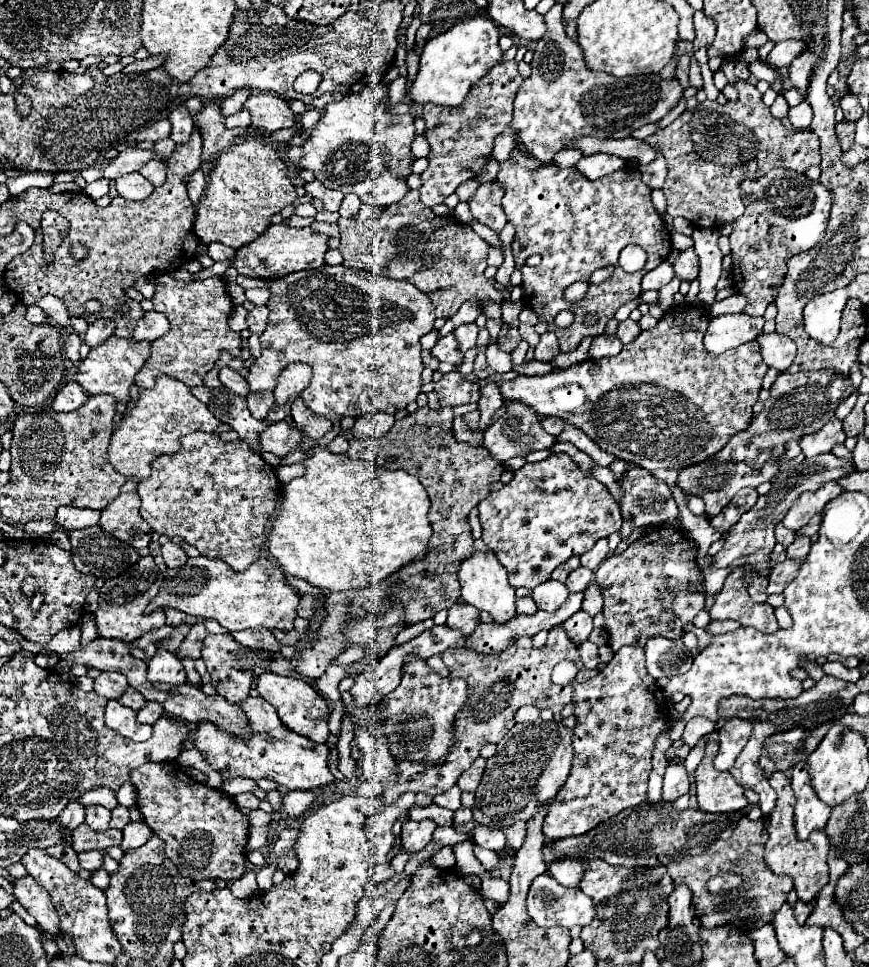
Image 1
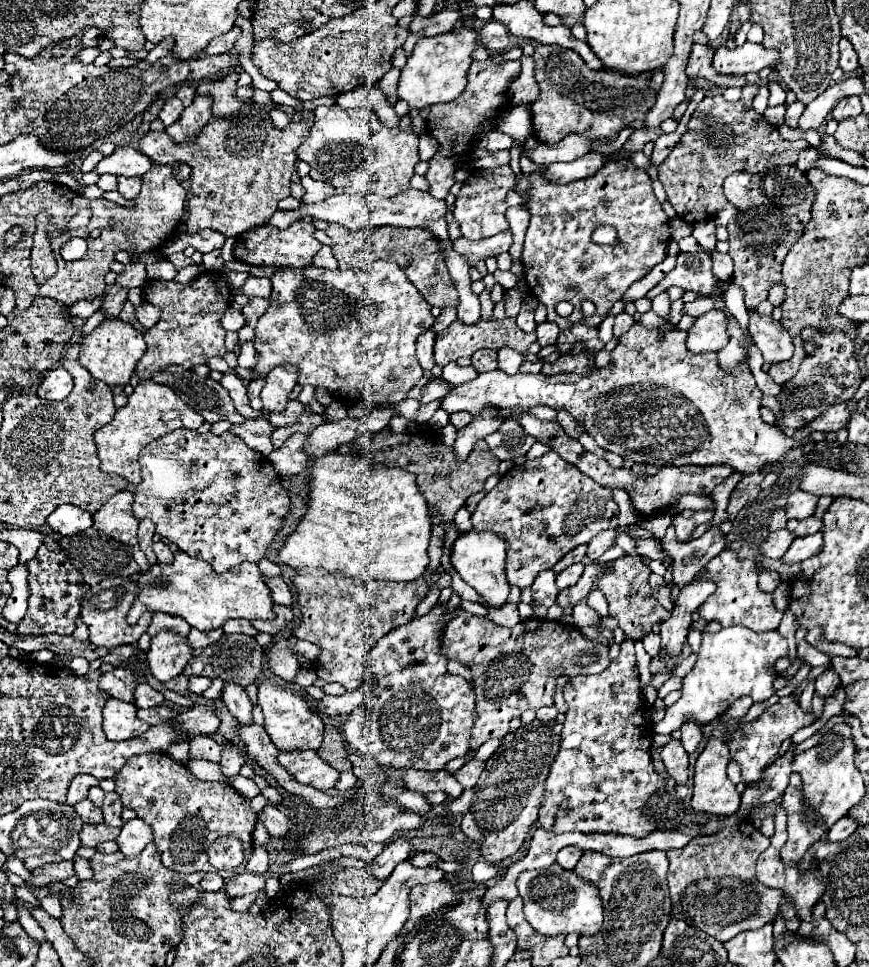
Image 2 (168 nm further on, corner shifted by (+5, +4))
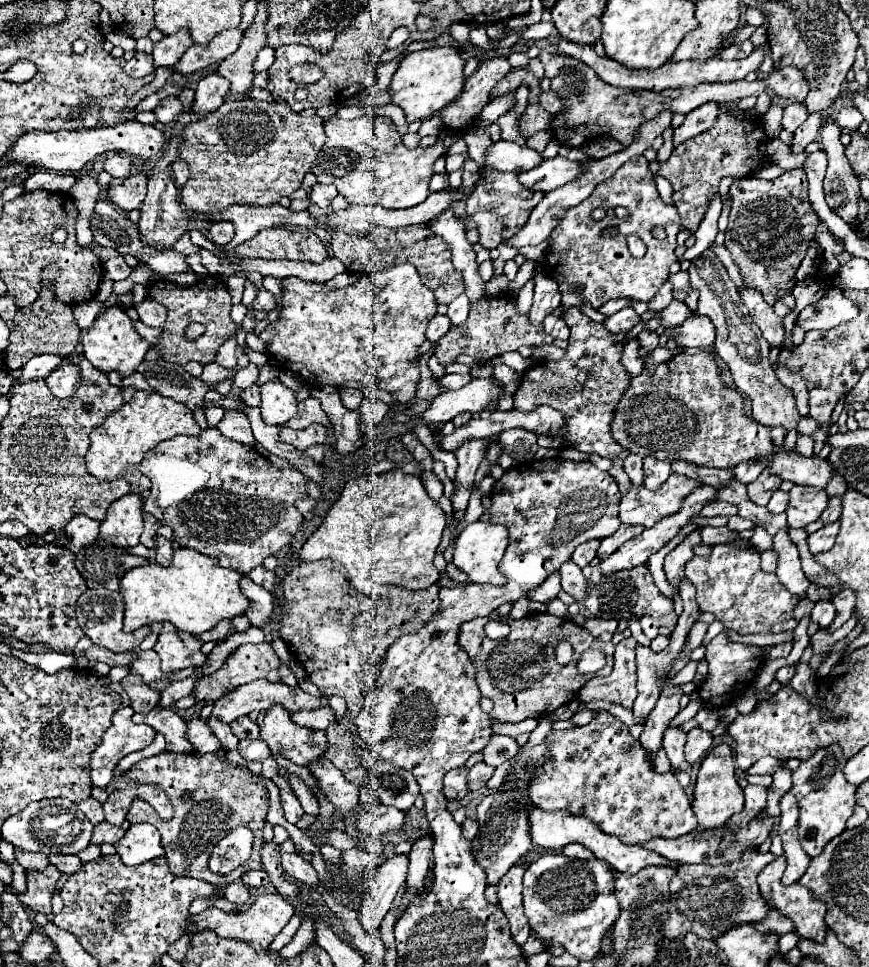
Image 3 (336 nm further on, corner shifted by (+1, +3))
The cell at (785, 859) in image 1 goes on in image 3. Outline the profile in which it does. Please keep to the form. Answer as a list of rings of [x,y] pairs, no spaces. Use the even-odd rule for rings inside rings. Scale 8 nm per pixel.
[[[785,856],[773,860],[757,878],[759,882],[759,890],[761,890],[761,896],[765,898],[765,902],[779,910],[783,916],[787,916],[793,926],[795,926],[795,932],[801,936],[801,938],[809,938],[813,942],[825,942],[825,932],[827,932],[827,924],[825,924],[825,912],[827,912],[827,906],[823,902],[817,902],[809,890],[805,890],[801,884],[793,884],[793,886],[783,886],[781,884],[781,876],[785,872]]]

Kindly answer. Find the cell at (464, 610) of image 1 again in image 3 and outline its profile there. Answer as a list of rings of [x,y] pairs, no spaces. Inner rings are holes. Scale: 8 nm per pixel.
[[[527,614],[521,620],[511,618],[511,632],[503,640],[491,640],[483,632],[487,618],[473,618],[461,626],[459,644],[471,656],[477,668],[477,684],[485,698],[493,700],[491,722],[521,722],[525,718],[543,718],[553,714],[563,704],[577,698],[577,692],[587,680],[595,674],[581,674],[577,670],[579,656],[587,648],[597,648],[605,654],[607,664],[597,672],[607,676],[613,670],[613,652],[611,642],[599,642],[583,627],[577,628],[573,622],[551,616],[551,614]],[[561,640],[567,640],[575,648],[575,660],[569,666],[559,666],[555,660],[555,648]]]

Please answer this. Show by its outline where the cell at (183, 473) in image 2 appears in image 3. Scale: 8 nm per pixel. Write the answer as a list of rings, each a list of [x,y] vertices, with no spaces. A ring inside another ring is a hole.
[[[207,428],[197,438],[177,436],[161,442],[145,454],[139,470],[151,480],[151,490],[143,508],[159,522],[171,526],[175,540],[181,546],[219,558],[221,566],[241,574],[249,574],[253,566],[259,566],[267,556],[281,550],[303,522],[295,502],[307,498],[309,480],[295,468],[273,466],[253,446],[225,438],[217,428]]]

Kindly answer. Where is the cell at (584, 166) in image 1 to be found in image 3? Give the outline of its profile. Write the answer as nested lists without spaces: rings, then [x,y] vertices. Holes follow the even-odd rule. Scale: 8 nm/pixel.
[[[557,156],[553,160],[543,160],[533,170],[519,172],[519,182],[529,190],[539,190],[547,194],[549,190],[571,182],[573,178],[577,178],[577,174],[581,174],[579,162],[569,162],[567,158]]]

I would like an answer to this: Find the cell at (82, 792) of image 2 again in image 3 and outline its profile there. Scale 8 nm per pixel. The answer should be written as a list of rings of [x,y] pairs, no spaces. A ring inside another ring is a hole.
[[[123,706],[119,708],[115,714],[113,714],[113,722],[111,726],[107,728],[107,732],[103,734],[103,740],[101,744],[97,746],[97,750],[91,754],[91,780],[93,780],[93,786],[99,786],[99,788],[105,788],[111,780],[113,780],[113,770],[117,768],[119,760],[131,752],[137,752],[137,750],[143,750],[145,746],[149,746],[155,738],[155,730],[145,726],[145,724],[133,724],[131,720],[133,716],[133,708],[129,706]]]

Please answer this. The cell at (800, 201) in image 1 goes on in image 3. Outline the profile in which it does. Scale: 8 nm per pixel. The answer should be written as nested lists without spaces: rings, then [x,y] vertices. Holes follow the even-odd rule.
[[[789,170],[775,180],[741,178],[729,194],[733,198],[729,226],[725,230],[725,246],[733,262],[741,268],[745,286],[763,292],[763,298],[773,306],[781,296],[791,294],[795,272],[807,254],[809,242],[815,238],[819,216],[807,200],[805,170]]]

